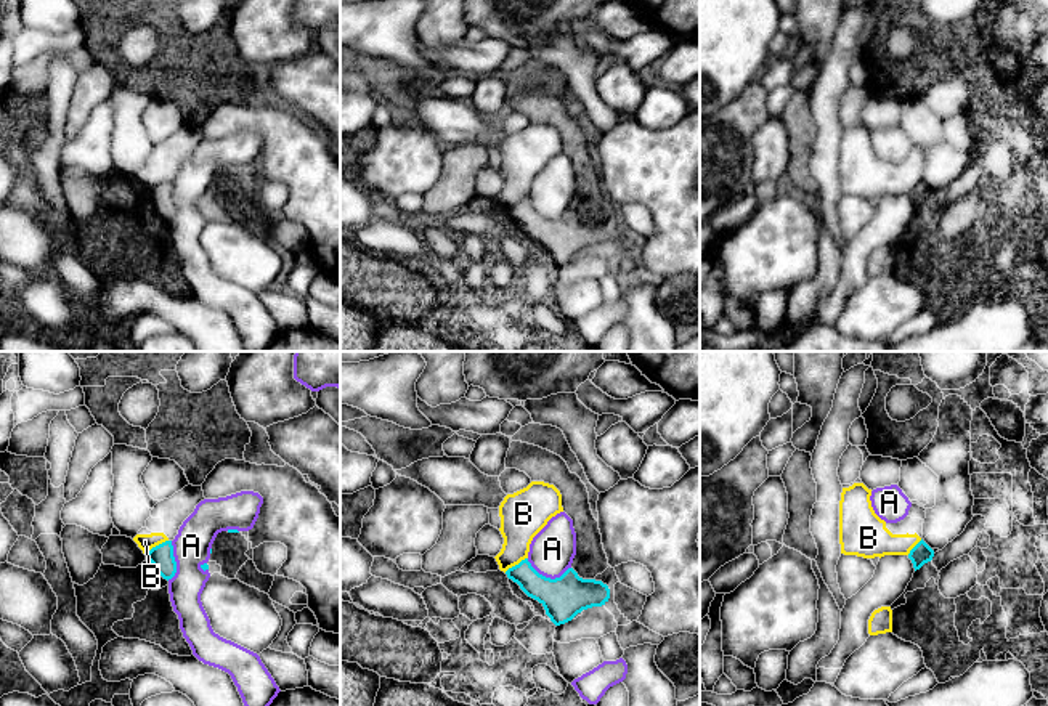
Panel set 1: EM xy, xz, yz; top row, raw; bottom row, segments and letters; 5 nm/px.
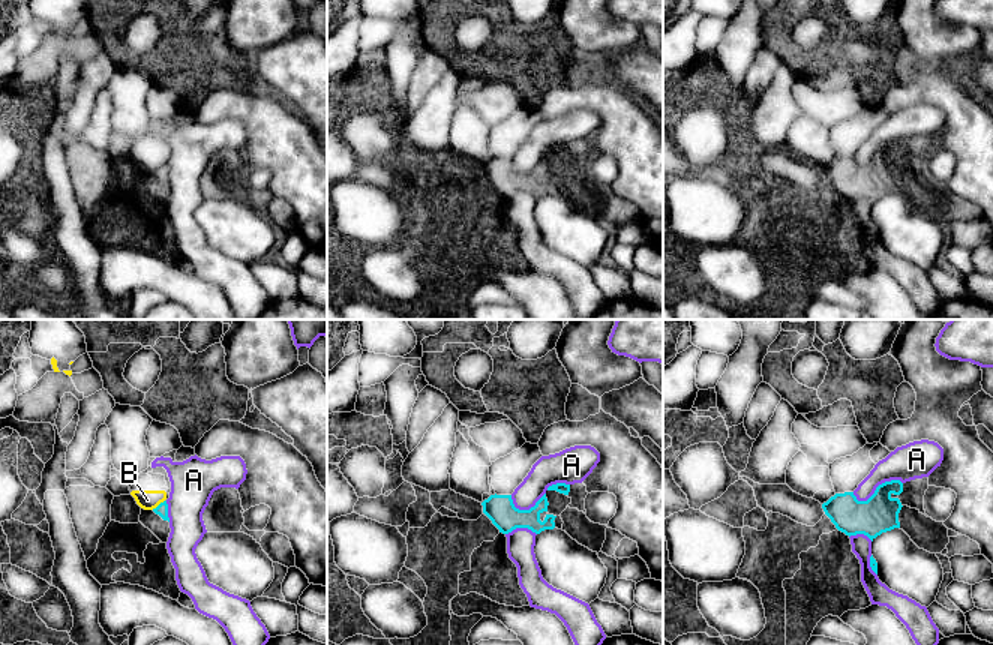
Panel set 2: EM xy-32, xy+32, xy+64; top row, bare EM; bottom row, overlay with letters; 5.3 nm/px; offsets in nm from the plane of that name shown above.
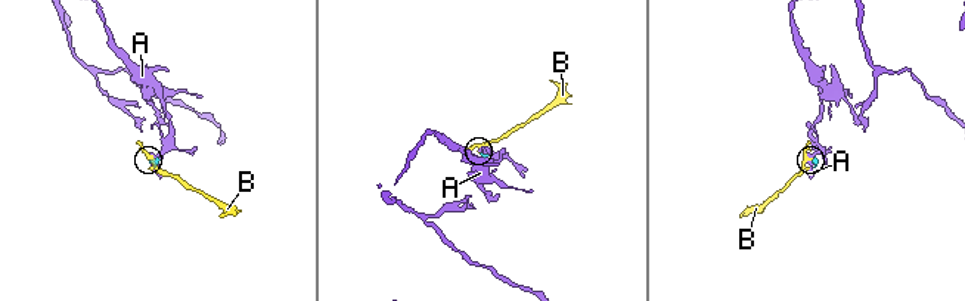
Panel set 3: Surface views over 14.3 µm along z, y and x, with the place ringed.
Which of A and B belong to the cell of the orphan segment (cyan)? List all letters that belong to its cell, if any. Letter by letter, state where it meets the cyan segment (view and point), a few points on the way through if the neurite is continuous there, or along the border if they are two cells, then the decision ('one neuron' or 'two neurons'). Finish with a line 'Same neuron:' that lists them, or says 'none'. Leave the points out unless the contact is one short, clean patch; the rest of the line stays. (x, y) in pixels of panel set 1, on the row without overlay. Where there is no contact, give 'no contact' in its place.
A: meets cyan in xz at (548, 219); two neurons
B: meets cyan in xy at (156, 186); border along xy (167, 180), (153, 186), (145, 194); two neurons
Same neuron: none

